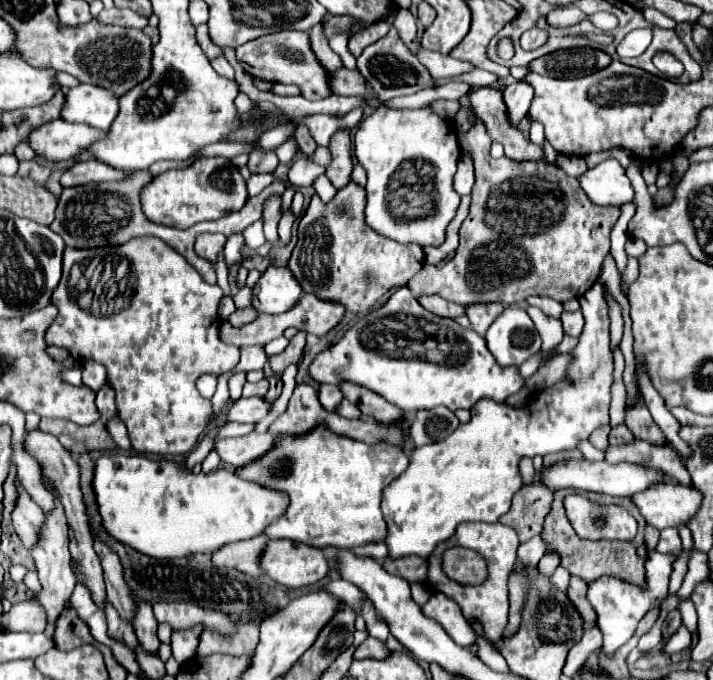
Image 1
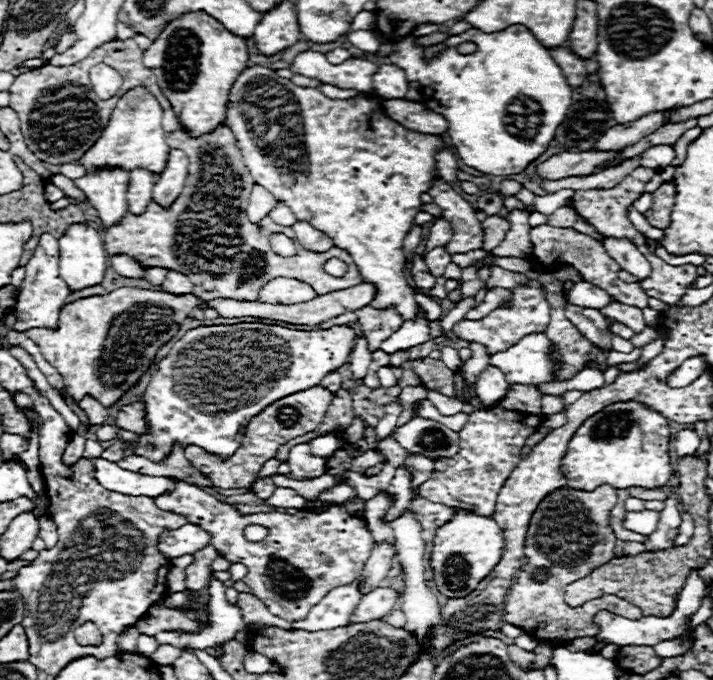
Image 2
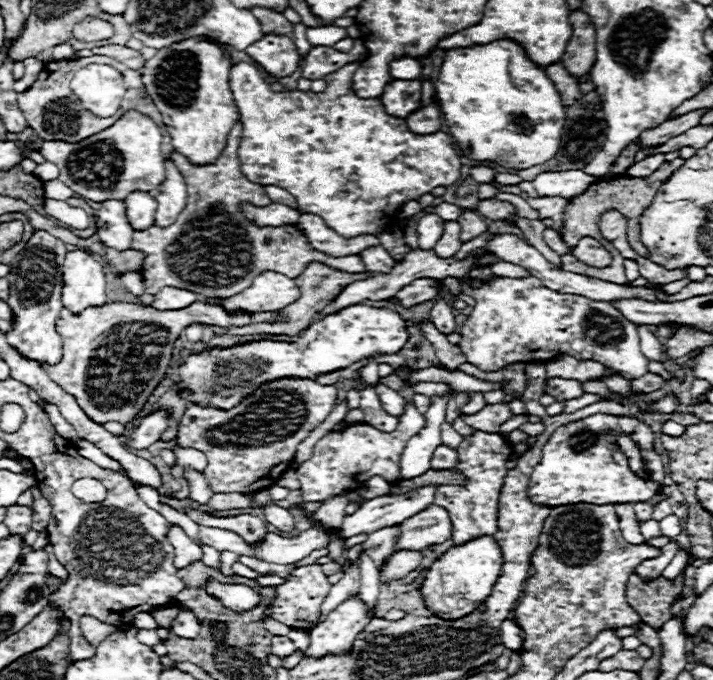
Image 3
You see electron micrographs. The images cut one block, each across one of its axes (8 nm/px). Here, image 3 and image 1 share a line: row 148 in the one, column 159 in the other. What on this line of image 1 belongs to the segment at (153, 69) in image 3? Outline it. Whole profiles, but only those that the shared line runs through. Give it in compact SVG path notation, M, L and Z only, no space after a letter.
M202 158L188 168L168 170L156 176L154 182L142 190L142 210L146 210L146 216L152 222L174 228L190 228L198 222L218 220L230 212L240 210L246 204L246 198L246 180L230 160Z

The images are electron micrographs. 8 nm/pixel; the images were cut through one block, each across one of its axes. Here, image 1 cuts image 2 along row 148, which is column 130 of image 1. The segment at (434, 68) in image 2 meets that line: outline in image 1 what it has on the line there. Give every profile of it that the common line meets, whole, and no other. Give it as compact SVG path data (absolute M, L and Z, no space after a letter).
M120 450L106 452L98 458L92 484L104 528L120 542L132 546L142 554L154 554L154 558L182 558L196 552L212 554L230 542L240 542L264 534L264 530L272 522L276 522L288 508L288 494L256 482L248 482L236 472L214 470L208 474L192 474L174 462L152 460L142 454L130 454Z

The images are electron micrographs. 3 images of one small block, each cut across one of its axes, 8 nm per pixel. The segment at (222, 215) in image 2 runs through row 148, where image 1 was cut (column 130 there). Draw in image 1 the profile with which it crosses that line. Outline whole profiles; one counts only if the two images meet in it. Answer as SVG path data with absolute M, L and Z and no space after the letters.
M136 170L134 178L130 182L102 182L102 184L88 184L88 186L76 186L76 188L64 188L58 208L56 208L56 220L52 222L52 230L62 236L66 246L72 248L98 248L98 246L120 246L132 238L138 236L158 236L168 246L172 246L178 254L182 254L202 276L204 282L216 284L216 274L212 264L208 264L204 258L196 256L194 252L194 240L202 232L218 232L224 236L242 234L250 224L254 224L262 216L262 204L270 194L282 194L284 182L272 182L268 188L264 188L258 196L248 198L246 206L234 214L228 214L226 218L220 218L218 222L200 222L188 230L178 230L164 224L154 224L146 218L140 204L140 192L154 180L154 176L148 170Z

